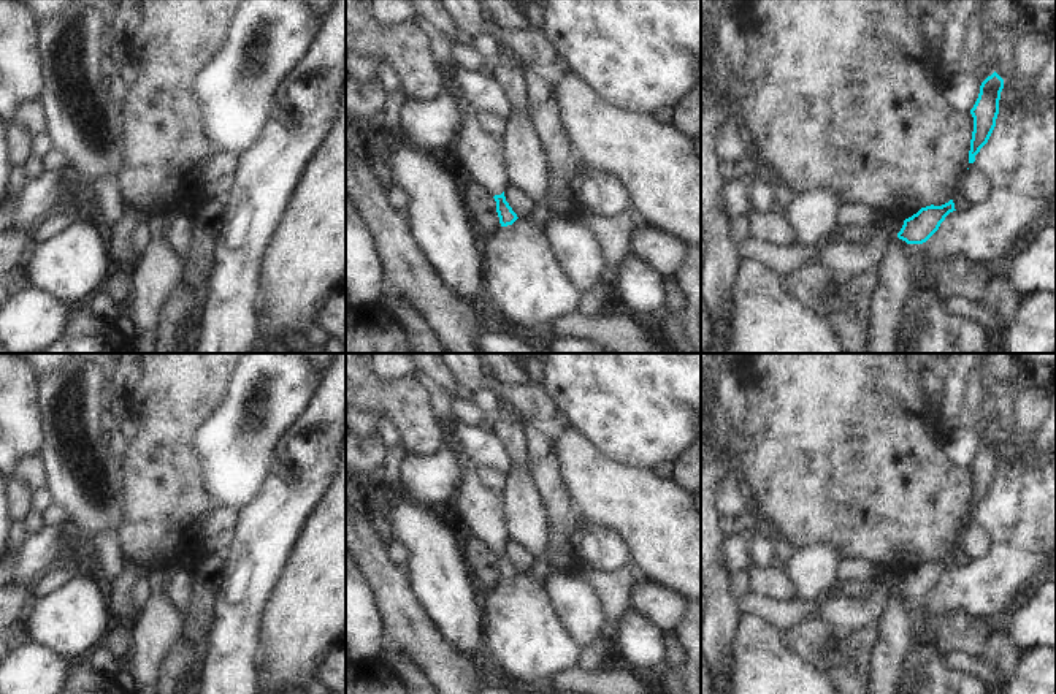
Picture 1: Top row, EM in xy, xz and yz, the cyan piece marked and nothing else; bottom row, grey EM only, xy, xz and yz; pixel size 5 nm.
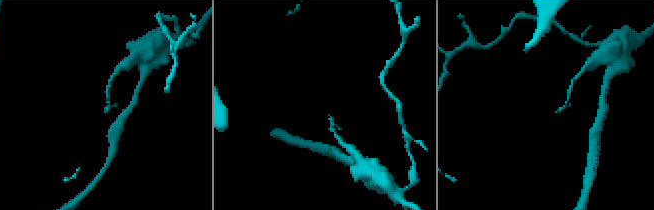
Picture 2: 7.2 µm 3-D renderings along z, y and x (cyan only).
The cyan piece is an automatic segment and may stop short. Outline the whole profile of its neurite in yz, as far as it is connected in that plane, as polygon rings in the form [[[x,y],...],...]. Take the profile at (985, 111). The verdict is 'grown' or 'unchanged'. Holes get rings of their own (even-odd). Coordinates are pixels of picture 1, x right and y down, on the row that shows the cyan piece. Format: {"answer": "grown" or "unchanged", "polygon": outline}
{"answer": "unchanged", "polygon": [[[996,71],[980,86],[978,98],[970,109],[974,117],[974,132],[970,139],[969,163],[975,162],[975,155],[988,143],[996,127],[1002,89],[1004,79]]]}

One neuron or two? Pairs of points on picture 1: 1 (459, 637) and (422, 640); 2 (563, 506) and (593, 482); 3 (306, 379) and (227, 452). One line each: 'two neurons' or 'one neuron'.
1: two neurons
2: two neurons
3: one neuron

